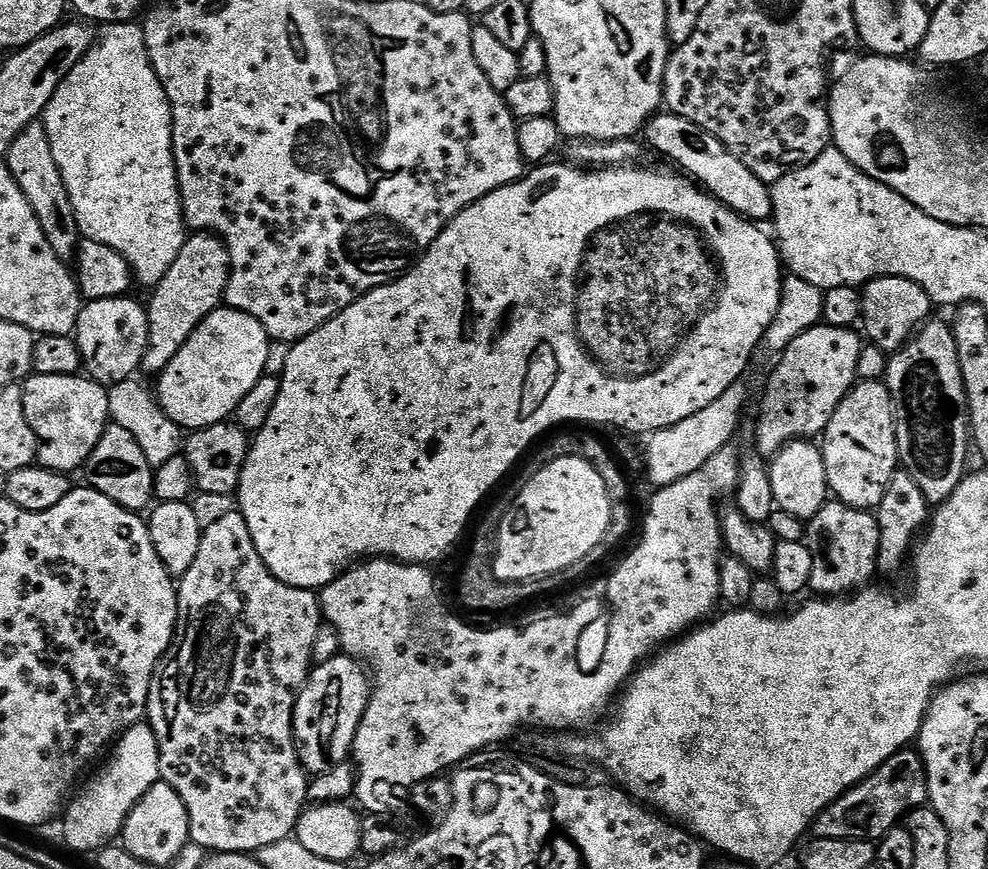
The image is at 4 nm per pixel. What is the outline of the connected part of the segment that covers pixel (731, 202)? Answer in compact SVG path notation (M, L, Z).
M664 110L652 117L642 129L642 136L656 152L673 160L681 173L687 174L699 187L709 191L728 208L753 222L768 222L772 219L772 190L760 181L740 159L728 152L728 148L714 134L694 126L686 118Z

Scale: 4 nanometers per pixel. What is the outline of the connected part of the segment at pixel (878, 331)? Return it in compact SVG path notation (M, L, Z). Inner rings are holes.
M883 276L874 278L863 285L859 293L860 318L862 321L862 332L876 348L881 348L884 354L897 352L904 347L918 329L929 319L934 305L931 298L926 294L918 282L910 282L910 278L901 276ZM868 335L868 336L867 336Z

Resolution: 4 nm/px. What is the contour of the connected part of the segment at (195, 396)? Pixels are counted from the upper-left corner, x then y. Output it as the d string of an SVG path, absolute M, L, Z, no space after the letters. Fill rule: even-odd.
M221 306L188 335L188 340L160 371L157 379L160 381L154 387L155 399L159 400L161 410L182 430L225 423L235 413L242 398L246 398L246 394L250 394L250 390L254 390L256 383L266 375L269 351L270 337L258 318L237 308Z

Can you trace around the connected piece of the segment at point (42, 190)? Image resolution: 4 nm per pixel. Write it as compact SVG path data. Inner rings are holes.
M44 123L26 126L26 130L22 130L22 134L18 134L18 138L14 138L9 146L6 159L10 174L14 174L18 186L22 186L22 194L26 194L30 206L34 206L34 214L38 214L46 242L50 242L50 246L62 258L71 257L82 239L80 227L74 206L70 202L70 194L66 190L66 182L62 182L62 170L58 170L58 162L54 162Z

